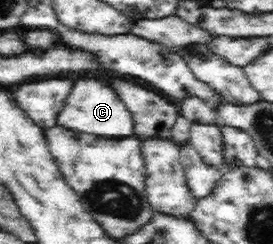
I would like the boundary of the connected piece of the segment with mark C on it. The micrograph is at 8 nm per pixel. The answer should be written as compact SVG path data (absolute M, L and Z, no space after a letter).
M79 82L75 92L67 98L56 125L65 126L69 130L81 130L95 136L111 136L117 139L136 135L133 113L127 109L125 101L115 94L113 88L101 82Z

